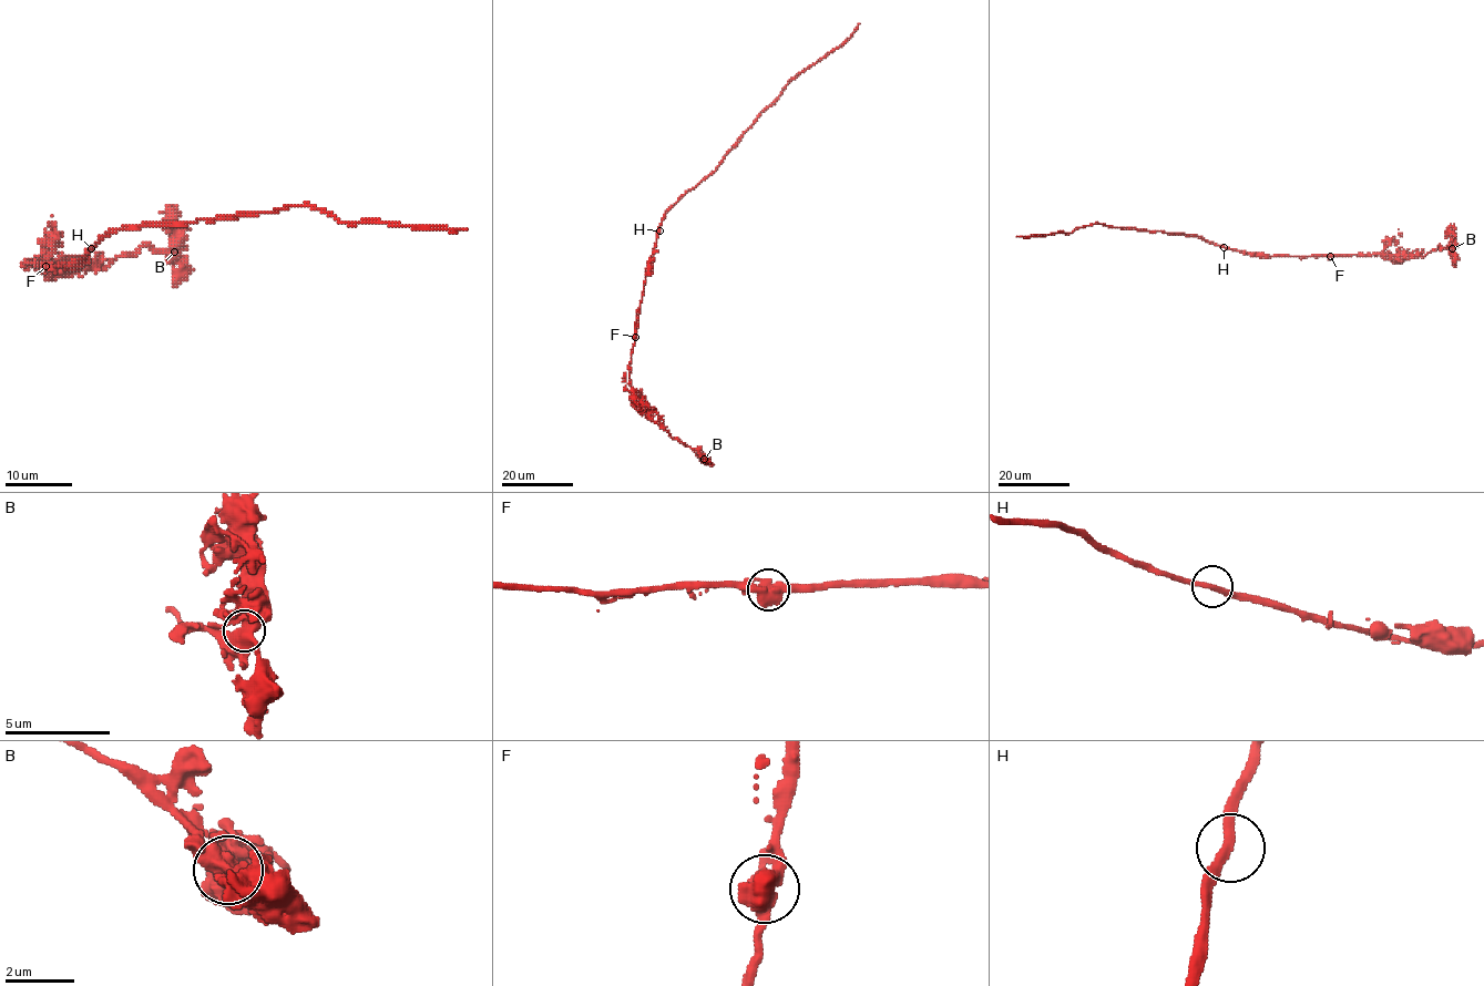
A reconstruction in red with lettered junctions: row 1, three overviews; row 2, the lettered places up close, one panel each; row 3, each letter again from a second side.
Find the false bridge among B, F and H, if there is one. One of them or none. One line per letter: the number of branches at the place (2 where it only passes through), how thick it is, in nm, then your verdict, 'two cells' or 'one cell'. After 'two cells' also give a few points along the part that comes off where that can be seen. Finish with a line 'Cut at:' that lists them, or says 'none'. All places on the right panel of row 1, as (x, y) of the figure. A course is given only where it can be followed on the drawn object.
B: 2 branches meet; 750 nm thick; one cell
F: 2 branches meet; 650 nm thick; two cells; foreign part runs (1329, 256), (1394, 256), (1399, 247), (1399, 229)
H: 2 branches meet; 260 nm thick; one cell
Cut at: F

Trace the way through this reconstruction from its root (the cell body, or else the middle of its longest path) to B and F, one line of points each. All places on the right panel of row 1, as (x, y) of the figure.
B: (1224, 247), (1261, 256), (1383, 254), (1405, 258), (1423, 257), (1439, 245), (1453, 248)
F: (1224, 247), (1261, 256), (1329, 256)

